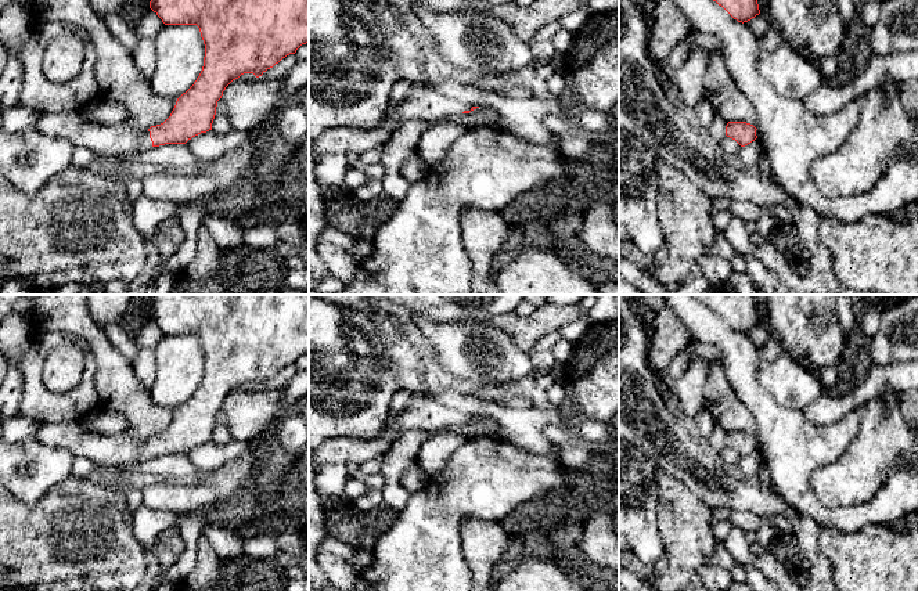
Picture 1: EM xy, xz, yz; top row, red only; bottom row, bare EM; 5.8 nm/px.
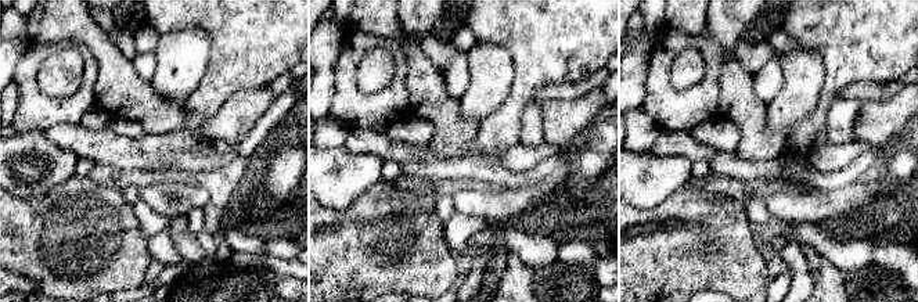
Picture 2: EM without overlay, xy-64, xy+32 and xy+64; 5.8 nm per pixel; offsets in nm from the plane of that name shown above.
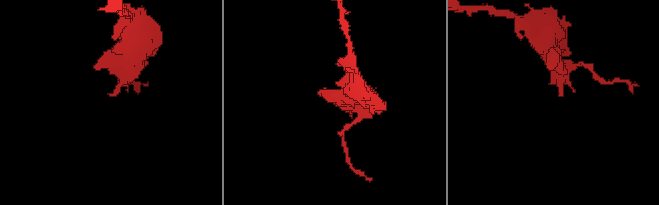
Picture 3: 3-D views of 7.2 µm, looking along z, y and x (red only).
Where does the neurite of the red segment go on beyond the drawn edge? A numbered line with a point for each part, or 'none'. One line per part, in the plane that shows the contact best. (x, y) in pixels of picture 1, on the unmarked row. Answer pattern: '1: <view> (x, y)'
1: xy (119, 450)

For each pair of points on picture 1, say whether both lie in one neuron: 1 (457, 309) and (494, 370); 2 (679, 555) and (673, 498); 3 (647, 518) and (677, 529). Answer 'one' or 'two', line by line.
1: two
2: one
3: two

